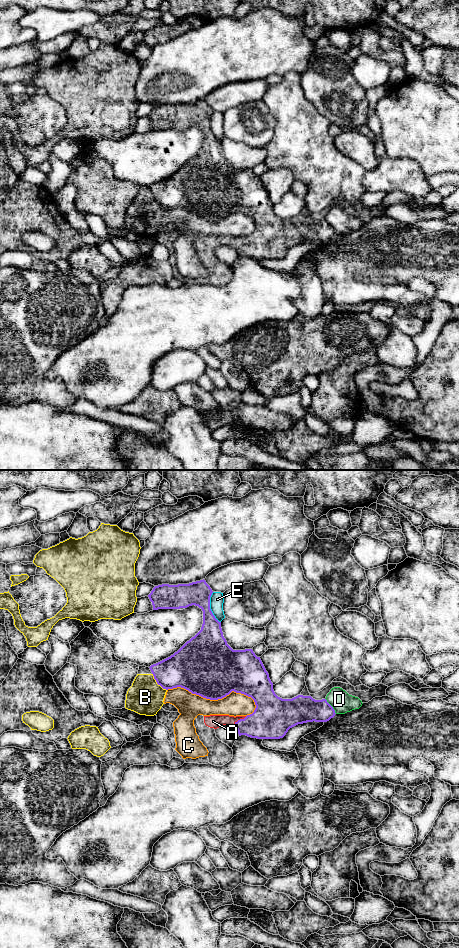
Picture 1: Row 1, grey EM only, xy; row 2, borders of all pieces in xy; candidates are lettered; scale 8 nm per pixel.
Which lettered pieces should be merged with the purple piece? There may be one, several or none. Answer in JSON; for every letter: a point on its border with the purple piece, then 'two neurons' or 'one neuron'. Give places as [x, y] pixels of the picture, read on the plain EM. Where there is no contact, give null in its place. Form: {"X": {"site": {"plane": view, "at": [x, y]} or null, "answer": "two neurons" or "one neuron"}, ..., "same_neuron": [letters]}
{"A": {"site": {"plane": "xy", "at": [240, 239]}, "answer": "one neuron"}, "B": {"site": {"plane": "xy", "at": [157, 203]}, "answer": "two neurons"}, "C": {"site": {"plane": "xy", "at": [214, 219]}, "answer": "two neurons"}, "D": {"site": {"plane": "xy", "at": [331, 226]}, "answer": "two neurons"}, "E": {"site": {"plane": "xy", "at": [209, 127]}, "answer": "two neurons"}, "same_neuron": ["A"]}

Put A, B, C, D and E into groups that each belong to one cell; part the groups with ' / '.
A / B C / D / E

